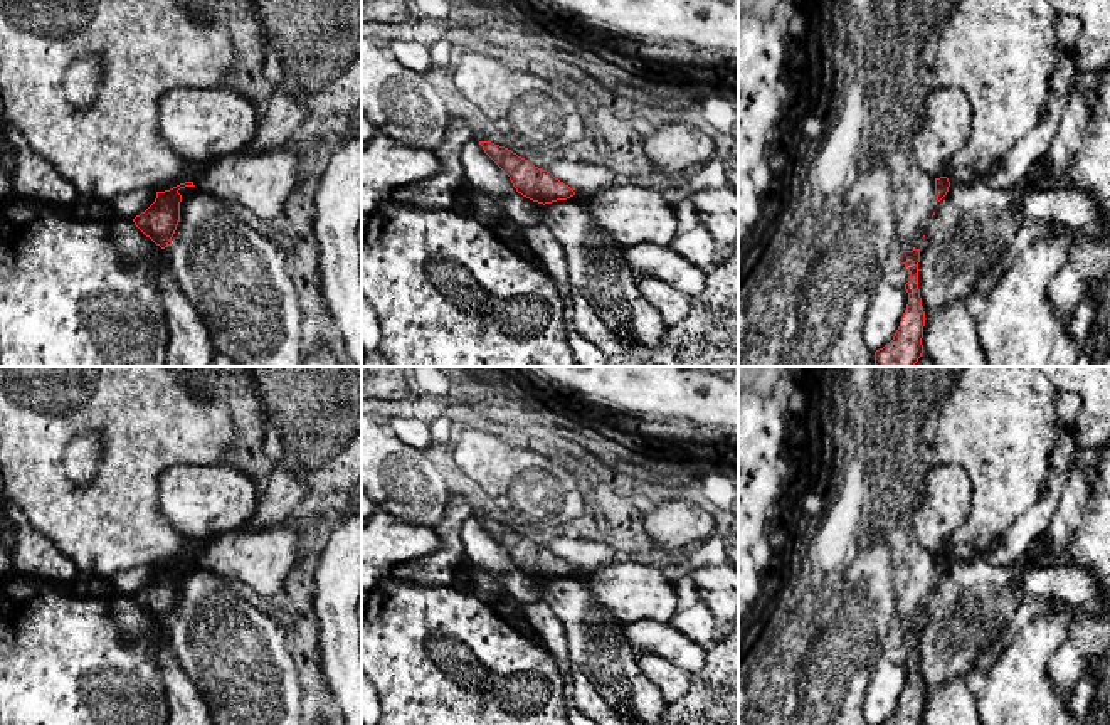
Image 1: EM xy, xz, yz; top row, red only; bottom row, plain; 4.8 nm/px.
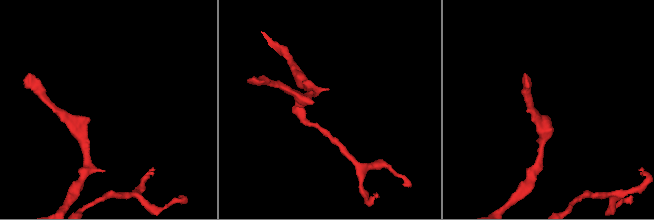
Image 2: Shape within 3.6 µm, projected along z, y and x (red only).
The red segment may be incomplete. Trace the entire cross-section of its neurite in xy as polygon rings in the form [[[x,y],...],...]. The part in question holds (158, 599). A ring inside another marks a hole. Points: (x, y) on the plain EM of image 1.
[[[193,558],[180,560],[170,567],[156,569],[155,579],[133,595],[135,602],[156,622],[165,626],[180,599],[180,565],[195,564]]]

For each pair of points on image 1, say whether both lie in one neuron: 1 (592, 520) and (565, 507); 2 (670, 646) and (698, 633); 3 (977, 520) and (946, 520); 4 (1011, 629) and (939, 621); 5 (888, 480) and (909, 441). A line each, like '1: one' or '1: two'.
1: two
2: two
3: two
4: two
5: one

